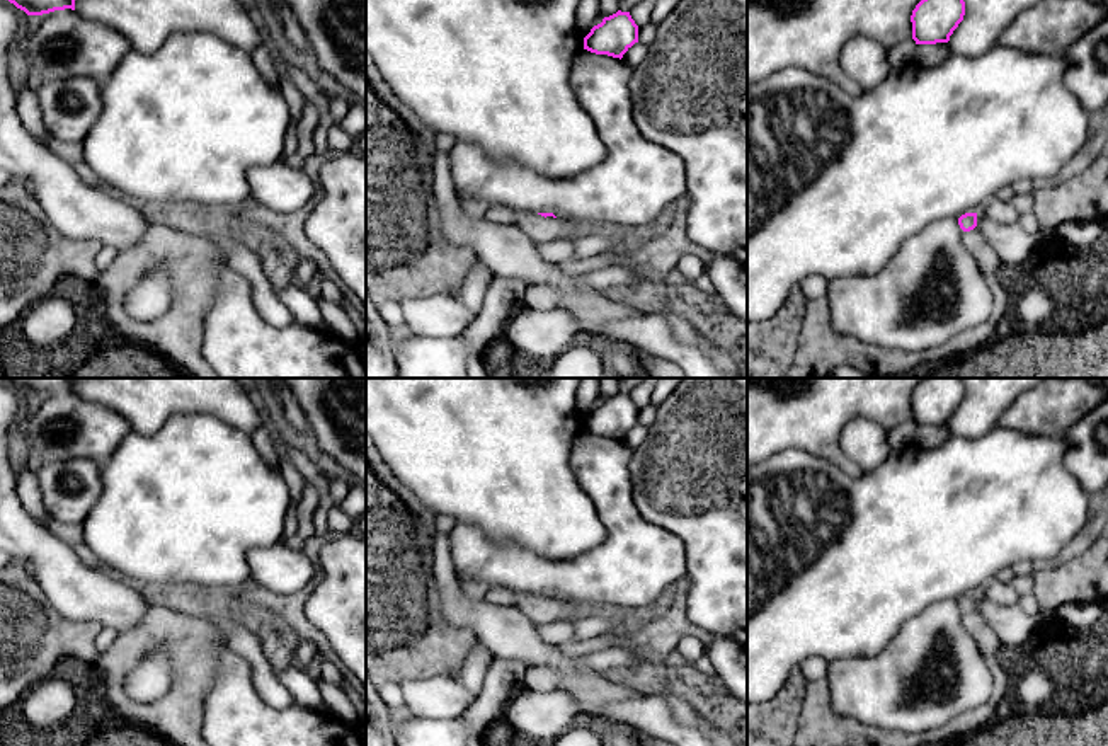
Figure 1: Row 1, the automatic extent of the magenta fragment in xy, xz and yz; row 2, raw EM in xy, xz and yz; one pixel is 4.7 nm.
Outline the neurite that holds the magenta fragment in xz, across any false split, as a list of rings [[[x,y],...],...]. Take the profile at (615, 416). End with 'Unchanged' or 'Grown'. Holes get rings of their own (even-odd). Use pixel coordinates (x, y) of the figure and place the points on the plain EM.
[[[618,392],[591,410],[584,419],[584,431],[621,441],[635,424],[638,424],[638,407],[630,393]]]. Unchanged

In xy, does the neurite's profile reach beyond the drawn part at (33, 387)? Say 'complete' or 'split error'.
complete

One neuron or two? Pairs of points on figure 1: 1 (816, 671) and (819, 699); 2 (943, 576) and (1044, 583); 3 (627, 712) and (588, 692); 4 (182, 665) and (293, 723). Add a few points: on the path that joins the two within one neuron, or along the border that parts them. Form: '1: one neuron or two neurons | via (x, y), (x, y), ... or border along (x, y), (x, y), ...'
1: two neurons | border along (824, 678), (809, 682)
2: two neurons | border along (1037, 564), (1047, 566)
3: two neurons | border along (633, 697), (610, 704), (603, 716)
4: two neurons | border along (225, 646), (218, 653), (218, 670), (201, 717)

